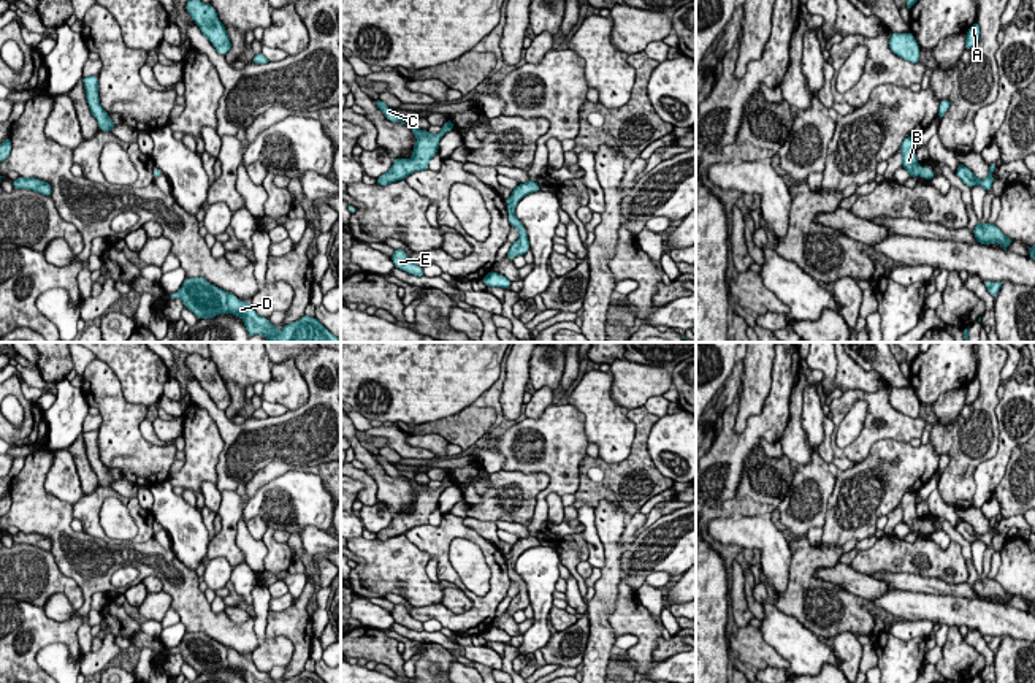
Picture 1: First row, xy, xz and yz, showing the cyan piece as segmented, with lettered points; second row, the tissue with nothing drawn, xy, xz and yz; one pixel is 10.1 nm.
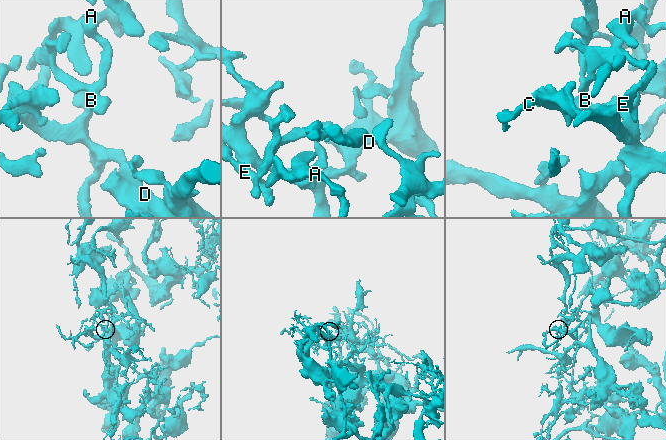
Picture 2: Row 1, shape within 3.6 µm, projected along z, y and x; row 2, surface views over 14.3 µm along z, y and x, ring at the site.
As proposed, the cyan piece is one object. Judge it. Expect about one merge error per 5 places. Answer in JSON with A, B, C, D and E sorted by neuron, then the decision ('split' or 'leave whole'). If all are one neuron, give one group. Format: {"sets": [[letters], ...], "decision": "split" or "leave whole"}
{"sets": [["A", "B", "C", "D", "E"]], "decision": "leave whole"}

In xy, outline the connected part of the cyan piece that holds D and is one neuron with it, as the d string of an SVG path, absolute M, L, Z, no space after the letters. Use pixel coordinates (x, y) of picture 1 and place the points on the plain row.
M187 632L182 642L171 650L181 653L184 662L192 666L197 673L212 673L219 669L241 672L246 683L276 683L268 673L260 672L250 658L244 658L236 650L228 648L203 632Z

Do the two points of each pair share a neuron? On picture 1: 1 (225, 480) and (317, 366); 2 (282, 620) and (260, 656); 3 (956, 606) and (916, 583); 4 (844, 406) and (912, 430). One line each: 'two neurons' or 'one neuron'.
1: one neuron
2: two neurons
3: two neurons
4: one neuron

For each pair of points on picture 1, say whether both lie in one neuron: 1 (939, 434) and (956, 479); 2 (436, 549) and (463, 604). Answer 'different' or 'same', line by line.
1: same
2: different

